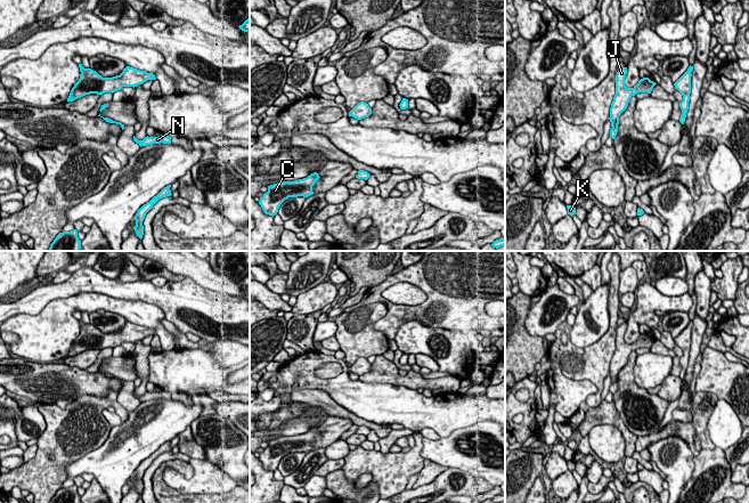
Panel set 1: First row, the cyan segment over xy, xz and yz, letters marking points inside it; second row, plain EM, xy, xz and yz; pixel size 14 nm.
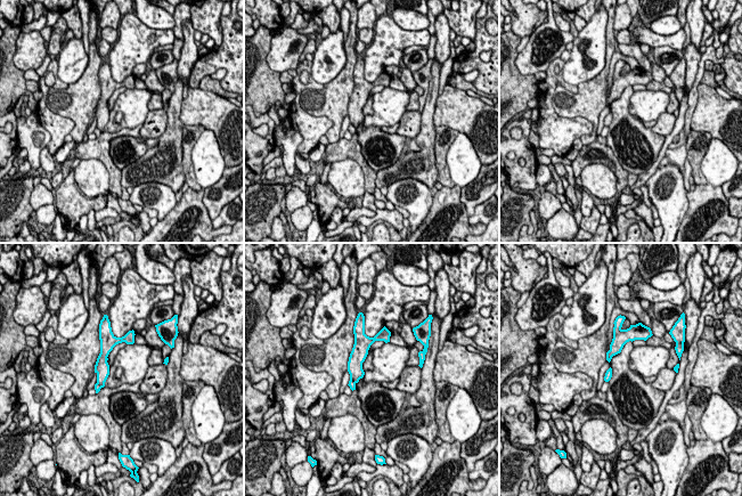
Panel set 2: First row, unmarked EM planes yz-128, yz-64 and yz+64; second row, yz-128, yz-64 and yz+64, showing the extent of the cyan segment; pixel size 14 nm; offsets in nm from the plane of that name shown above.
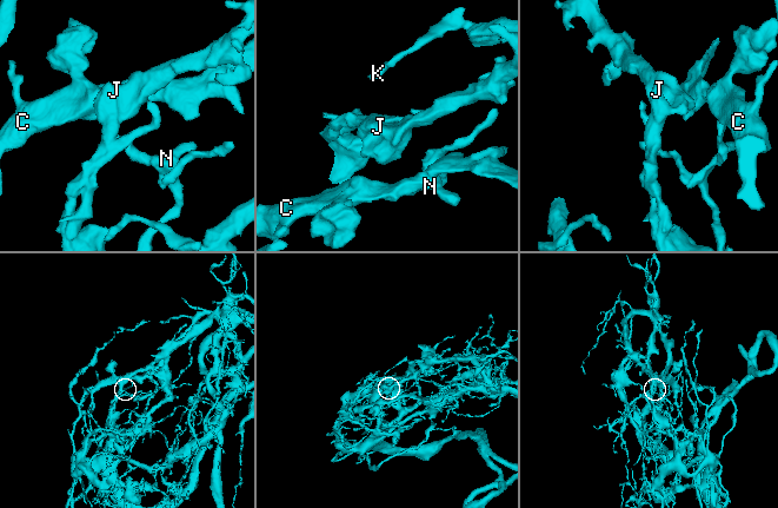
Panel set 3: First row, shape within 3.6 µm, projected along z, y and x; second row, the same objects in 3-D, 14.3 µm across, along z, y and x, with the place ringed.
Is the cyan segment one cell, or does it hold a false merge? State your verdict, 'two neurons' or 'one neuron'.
two neurons

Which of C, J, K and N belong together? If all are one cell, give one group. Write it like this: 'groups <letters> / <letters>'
groups C J K / N

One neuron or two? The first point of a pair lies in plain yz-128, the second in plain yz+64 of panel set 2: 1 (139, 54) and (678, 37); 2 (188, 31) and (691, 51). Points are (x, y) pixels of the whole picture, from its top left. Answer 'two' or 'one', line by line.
1: one
2: two

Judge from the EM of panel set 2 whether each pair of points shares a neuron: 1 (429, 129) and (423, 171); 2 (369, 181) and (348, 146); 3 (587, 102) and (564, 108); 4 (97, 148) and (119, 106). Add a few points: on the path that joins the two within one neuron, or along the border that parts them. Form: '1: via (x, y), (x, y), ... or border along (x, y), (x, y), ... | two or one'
1: via (426, 139), (426, 156), (424, 161) | one
2: via (368, 172), (357, 155) | one
3: via (581, 104), (570, 105) | one
4: border along (132, 128), (122, 128), (115, 132), (105, 131) | two

